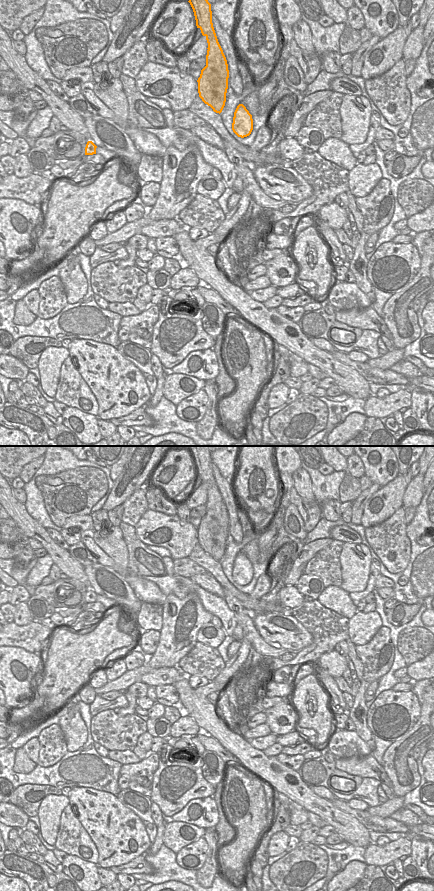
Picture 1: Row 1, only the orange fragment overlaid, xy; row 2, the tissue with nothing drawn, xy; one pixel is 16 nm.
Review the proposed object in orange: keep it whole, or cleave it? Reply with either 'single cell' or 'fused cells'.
fused cells

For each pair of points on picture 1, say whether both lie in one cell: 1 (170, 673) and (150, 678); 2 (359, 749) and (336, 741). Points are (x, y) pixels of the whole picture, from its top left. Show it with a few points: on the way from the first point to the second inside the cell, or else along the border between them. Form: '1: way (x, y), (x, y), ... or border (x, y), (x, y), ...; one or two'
1: way (165, 673), (155, 677); one
2: way (353, 745), (342, 743); one

